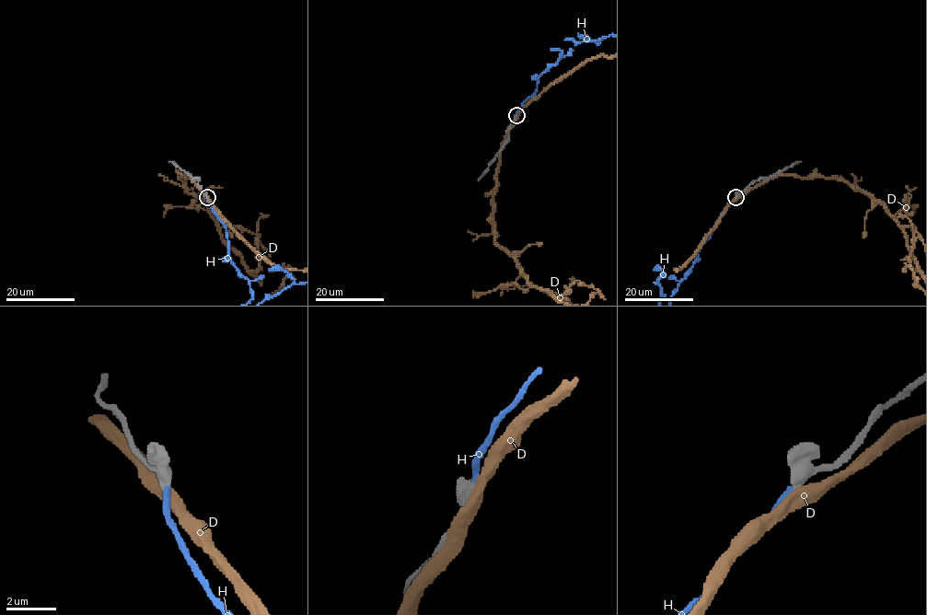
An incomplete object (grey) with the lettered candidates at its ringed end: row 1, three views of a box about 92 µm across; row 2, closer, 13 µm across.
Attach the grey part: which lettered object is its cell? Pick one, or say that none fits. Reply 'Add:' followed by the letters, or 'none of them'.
Add: H

